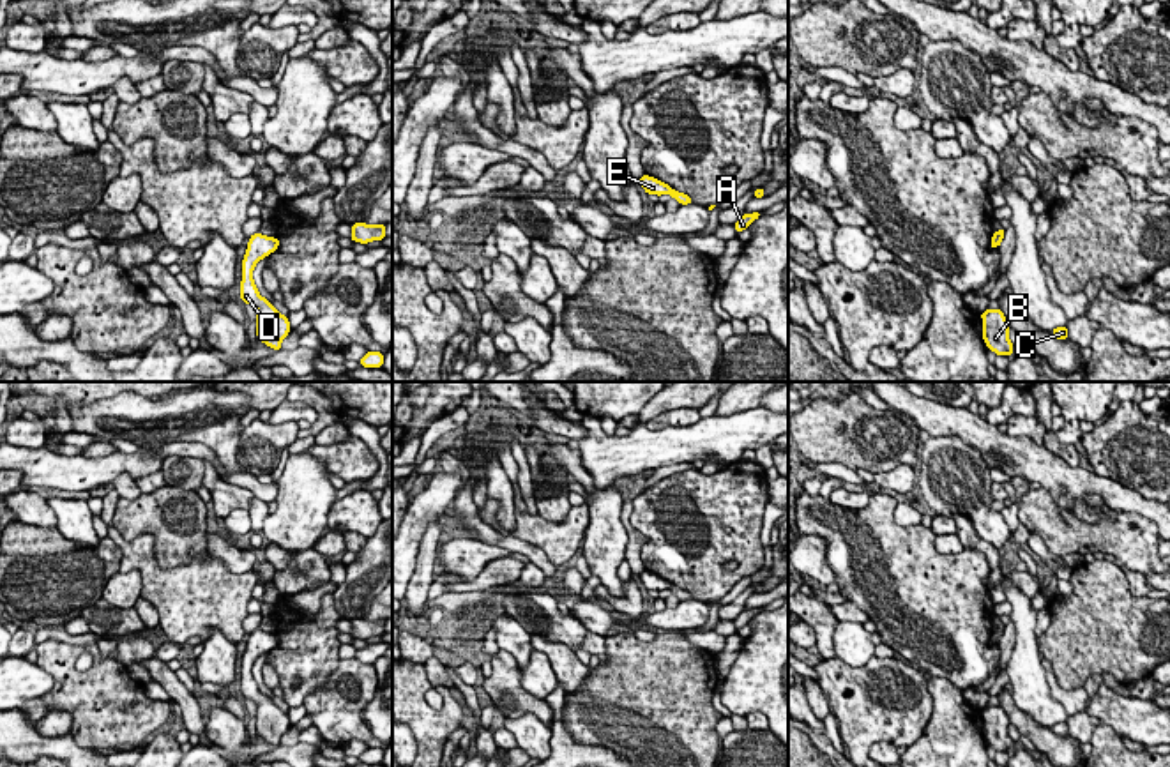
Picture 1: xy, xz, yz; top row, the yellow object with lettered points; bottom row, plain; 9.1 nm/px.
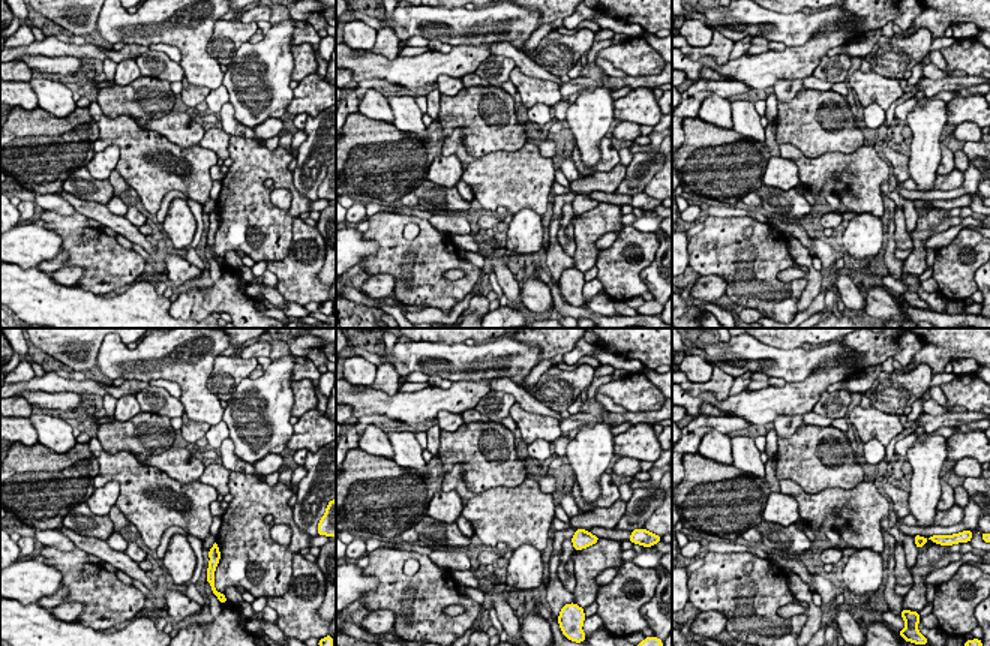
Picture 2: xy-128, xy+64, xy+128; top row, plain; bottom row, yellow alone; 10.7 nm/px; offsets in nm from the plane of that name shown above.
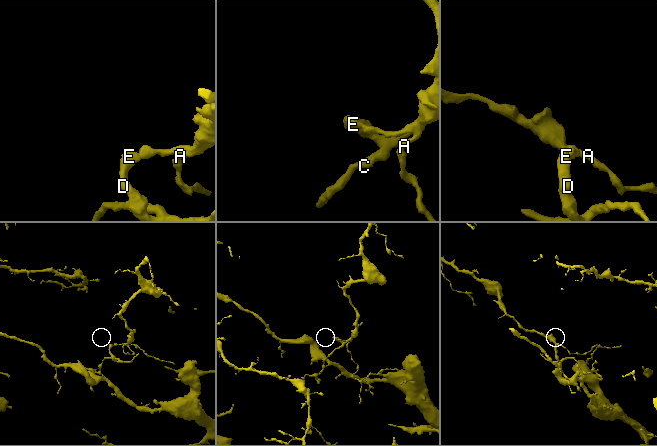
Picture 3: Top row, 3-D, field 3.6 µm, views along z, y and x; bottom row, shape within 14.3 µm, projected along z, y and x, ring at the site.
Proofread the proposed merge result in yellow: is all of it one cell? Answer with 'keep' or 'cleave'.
cleave

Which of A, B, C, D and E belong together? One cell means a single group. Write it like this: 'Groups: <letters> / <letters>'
Groups: A / B C D E

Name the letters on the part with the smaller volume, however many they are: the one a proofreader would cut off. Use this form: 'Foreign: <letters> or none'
Foreign: A

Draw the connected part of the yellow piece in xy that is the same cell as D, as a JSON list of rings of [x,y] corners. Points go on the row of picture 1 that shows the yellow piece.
[[[255,233],[249,237],[246,256],[242,260],[240,299],[246,304],[256,308],[258,339],[274,350],[281,350],[281,341],[292,330],[290,322],[272,306],[272,302],[258,293],[258,288],[253,281],[255,265],[276,249],[277,244],[272,237],[265,237],[262,233]]]

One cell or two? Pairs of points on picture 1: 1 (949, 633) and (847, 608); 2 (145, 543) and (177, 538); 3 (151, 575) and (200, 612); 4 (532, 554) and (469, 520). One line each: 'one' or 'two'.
1: two
2: two
3: one
4: one

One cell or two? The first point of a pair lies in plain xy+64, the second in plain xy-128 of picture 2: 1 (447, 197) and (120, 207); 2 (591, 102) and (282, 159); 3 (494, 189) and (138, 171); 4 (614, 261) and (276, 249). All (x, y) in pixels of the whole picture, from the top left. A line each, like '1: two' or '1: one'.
1: two
2: two
3: one
4: two

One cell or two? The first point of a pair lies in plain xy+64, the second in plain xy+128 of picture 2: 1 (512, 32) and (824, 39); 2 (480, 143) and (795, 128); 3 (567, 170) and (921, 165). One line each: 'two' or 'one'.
1: two
2: one
3: two

